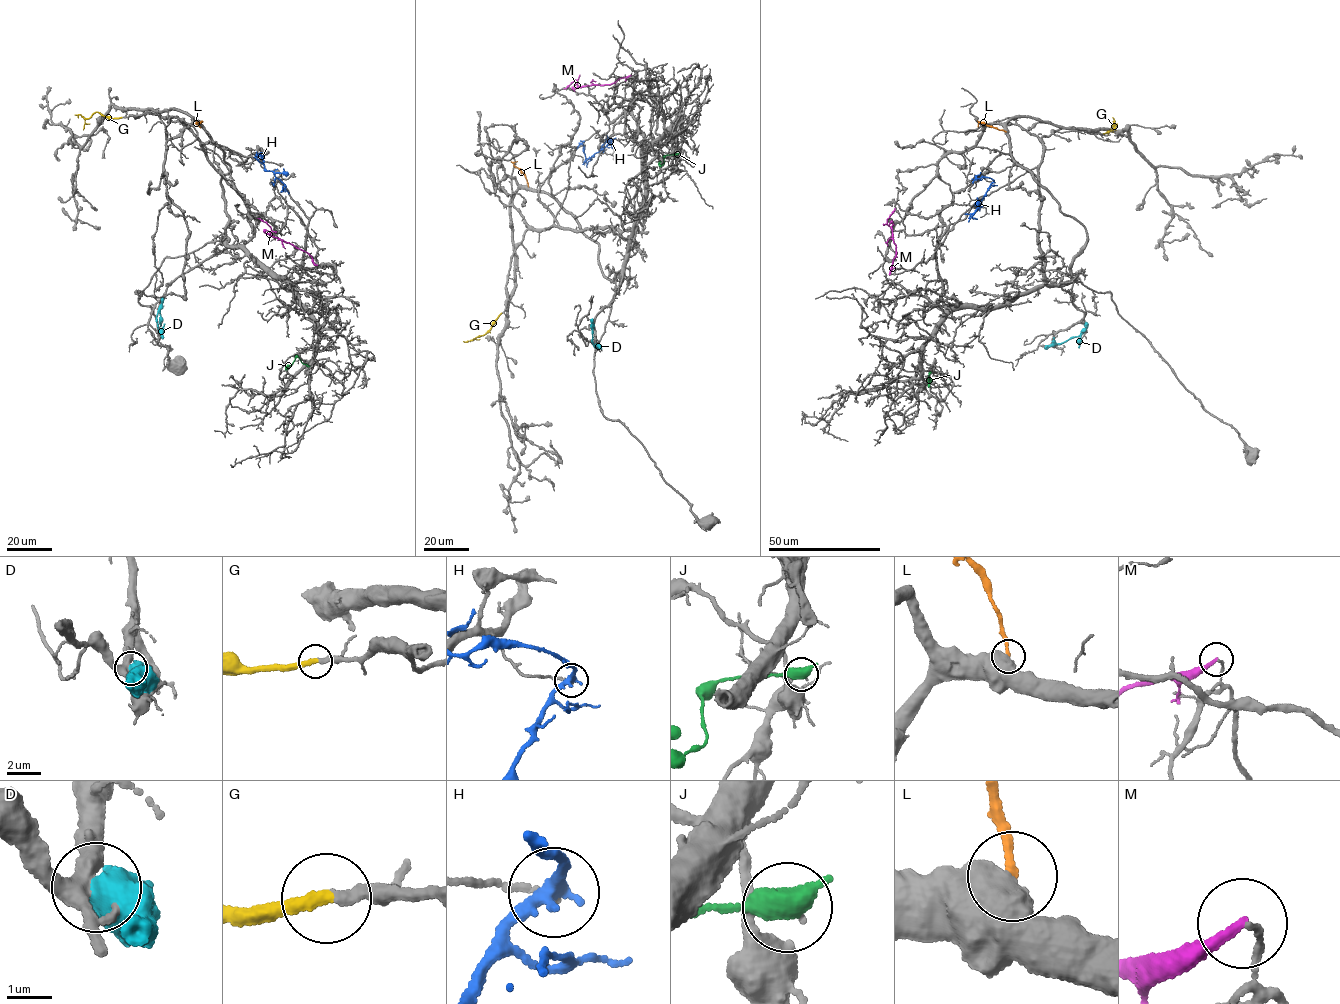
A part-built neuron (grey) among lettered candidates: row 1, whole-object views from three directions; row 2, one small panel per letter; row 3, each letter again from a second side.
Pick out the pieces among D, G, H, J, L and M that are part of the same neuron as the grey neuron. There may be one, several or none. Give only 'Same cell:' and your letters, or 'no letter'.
Same cell: G

